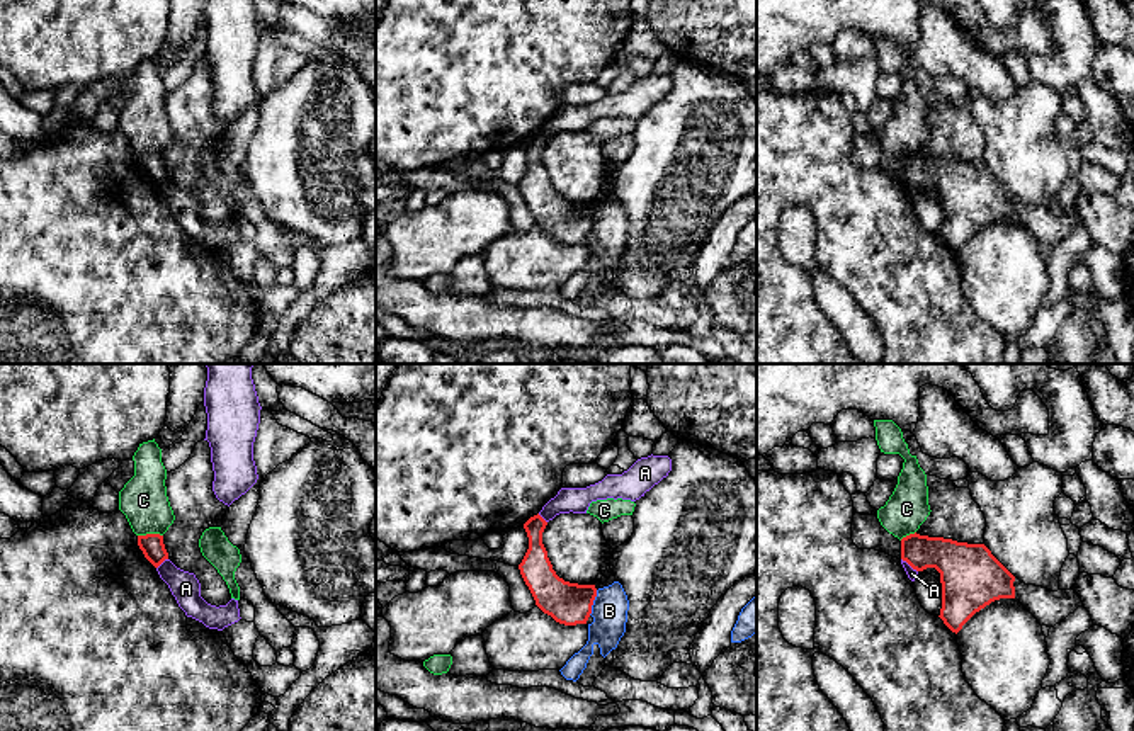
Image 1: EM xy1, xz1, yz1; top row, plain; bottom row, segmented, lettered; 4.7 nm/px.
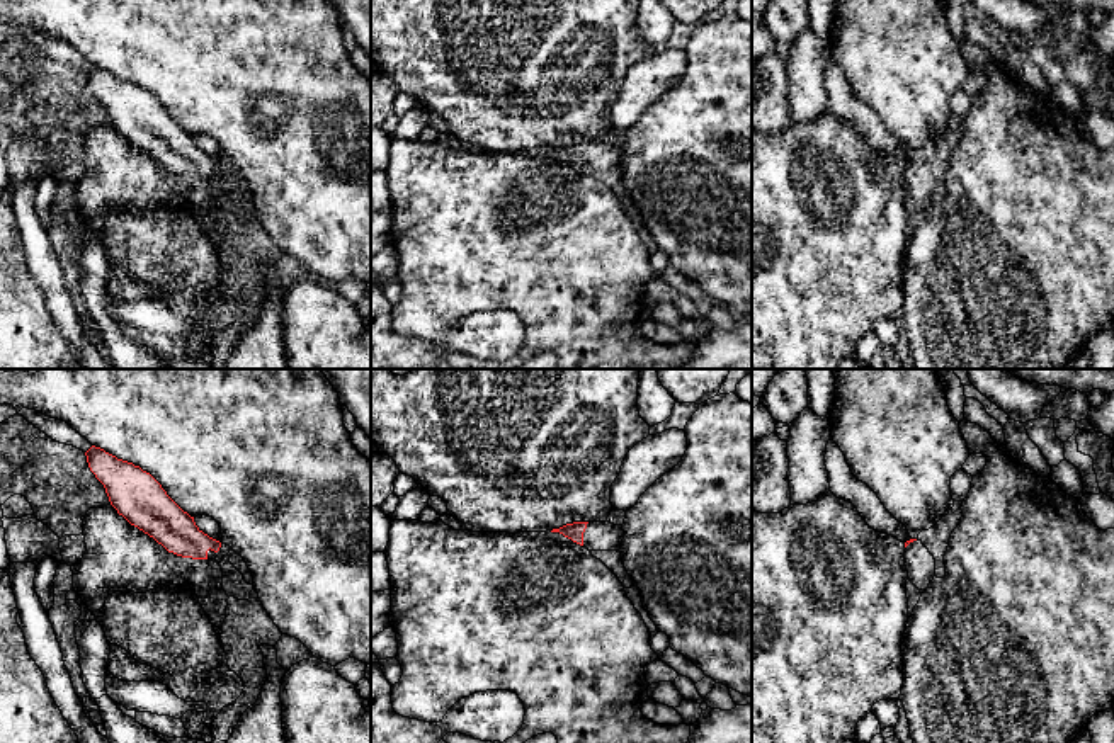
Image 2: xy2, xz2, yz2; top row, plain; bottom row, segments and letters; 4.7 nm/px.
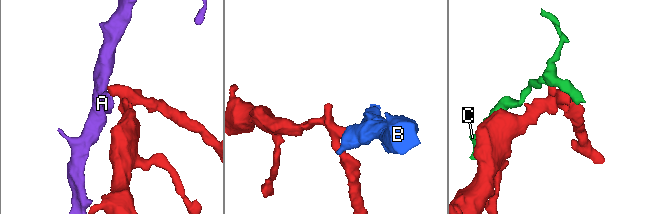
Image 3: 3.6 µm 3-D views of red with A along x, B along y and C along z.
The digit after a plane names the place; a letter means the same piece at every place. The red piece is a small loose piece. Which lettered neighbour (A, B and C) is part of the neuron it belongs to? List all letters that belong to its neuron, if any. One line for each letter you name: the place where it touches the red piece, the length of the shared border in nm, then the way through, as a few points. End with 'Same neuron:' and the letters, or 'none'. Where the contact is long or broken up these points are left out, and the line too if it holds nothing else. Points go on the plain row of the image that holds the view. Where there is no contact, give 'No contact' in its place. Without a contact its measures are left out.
Same neuron: none

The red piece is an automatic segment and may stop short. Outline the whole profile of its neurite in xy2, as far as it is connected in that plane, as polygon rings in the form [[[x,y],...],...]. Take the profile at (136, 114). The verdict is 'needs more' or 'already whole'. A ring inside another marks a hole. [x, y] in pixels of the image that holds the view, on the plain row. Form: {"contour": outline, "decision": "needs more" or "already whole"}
{"contour": [[[95,65],[85,75],[119,134],[168,172],[192,179],[216,179],[223,189],[226,214],[238,219],[250,218],[253,204],[247,202],[230,182],[230,165],[204,153],[194,136],[184,131],[150,92]]], "decision": "needs more"}

